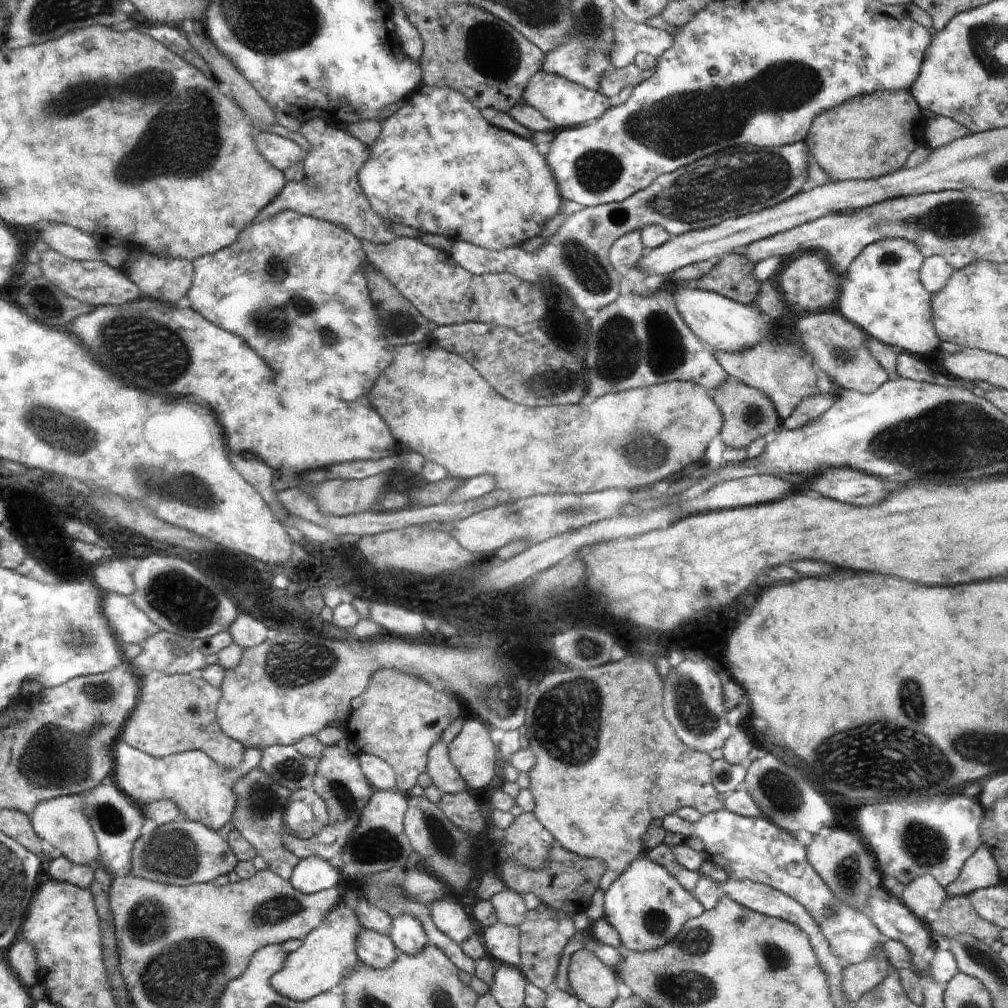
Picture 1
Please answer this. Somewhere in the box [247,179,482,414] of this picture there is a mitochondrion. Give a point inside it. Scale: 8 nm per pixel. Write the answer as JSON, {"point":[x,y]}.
{"point":[400,321]}

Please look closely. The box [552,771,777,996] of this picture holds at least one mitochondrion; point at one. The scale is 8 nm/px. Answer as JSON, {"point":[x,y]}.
{"point":[700,941]}

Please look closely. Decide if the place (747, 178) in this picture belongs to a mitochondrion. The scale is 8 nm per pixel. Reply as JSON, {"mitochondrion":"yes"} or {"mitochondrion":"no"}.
{"mitochondrion":"yes"}

